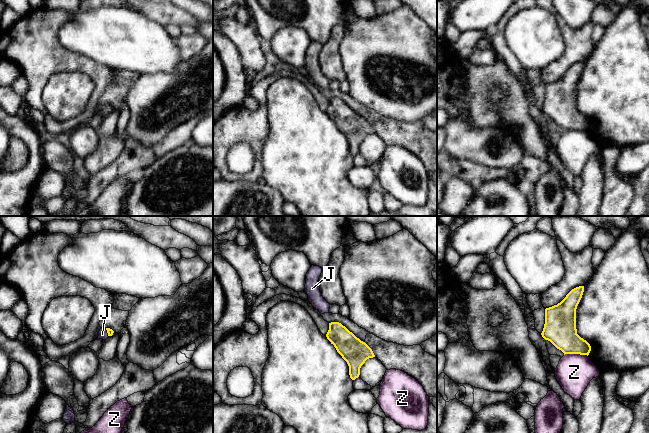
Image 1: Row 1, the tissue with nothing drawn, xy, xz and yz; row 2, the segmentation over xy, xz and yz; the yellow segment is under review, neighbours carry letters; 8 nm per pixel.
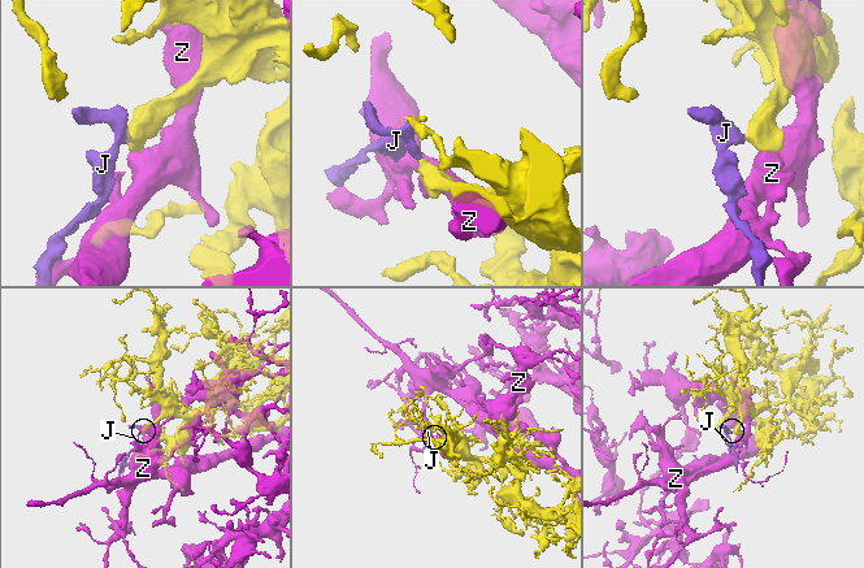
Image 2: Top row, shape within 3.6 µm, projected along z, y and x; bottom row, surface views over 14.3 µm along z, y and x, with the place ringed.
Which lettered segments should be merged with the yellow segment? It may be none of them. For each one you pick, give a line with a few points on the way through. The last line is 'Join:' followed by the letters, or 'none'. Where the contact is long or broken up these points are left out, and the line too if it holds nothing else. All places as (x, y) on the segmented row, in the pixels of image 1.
J: Path across: xy (110, 332), (107, 332), (102, 334)
Join: J

